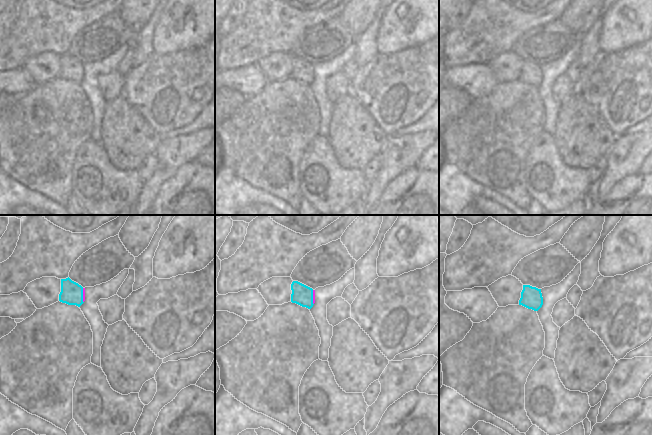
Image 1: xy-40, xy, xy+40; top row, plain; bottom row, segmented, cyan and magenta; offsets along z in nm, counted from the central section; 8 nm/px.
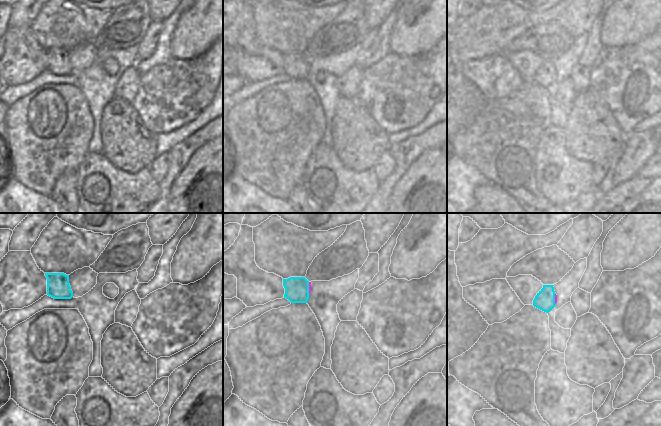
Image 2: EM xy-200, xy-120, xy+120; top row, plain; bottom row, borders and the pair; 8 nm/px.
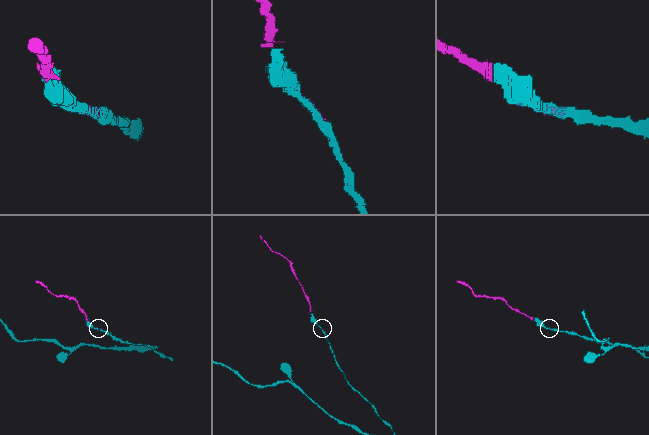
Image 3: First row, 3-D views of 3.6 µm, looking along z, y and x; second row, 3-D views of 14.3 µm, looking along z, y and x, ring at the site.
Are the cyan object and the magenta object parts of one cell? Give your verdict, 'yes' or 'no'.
yes

